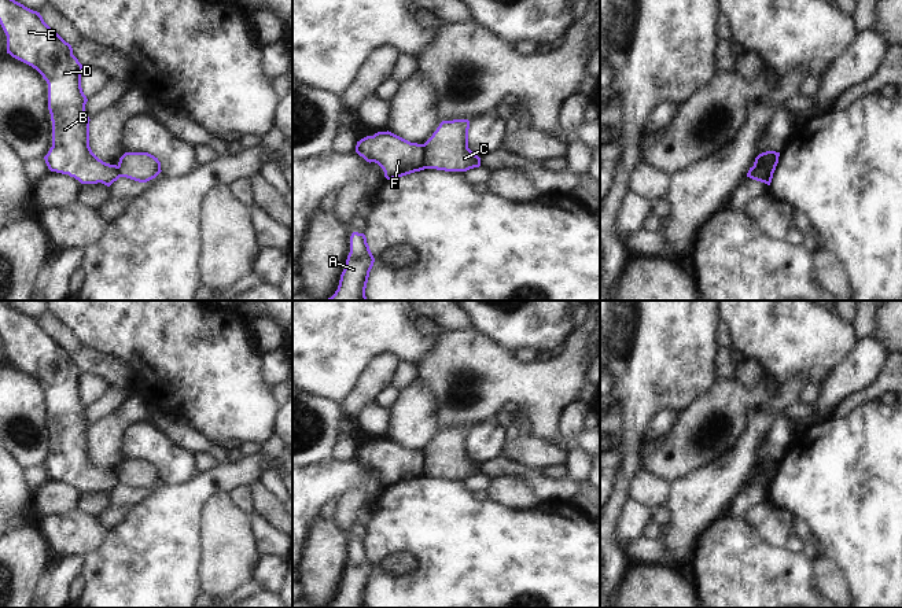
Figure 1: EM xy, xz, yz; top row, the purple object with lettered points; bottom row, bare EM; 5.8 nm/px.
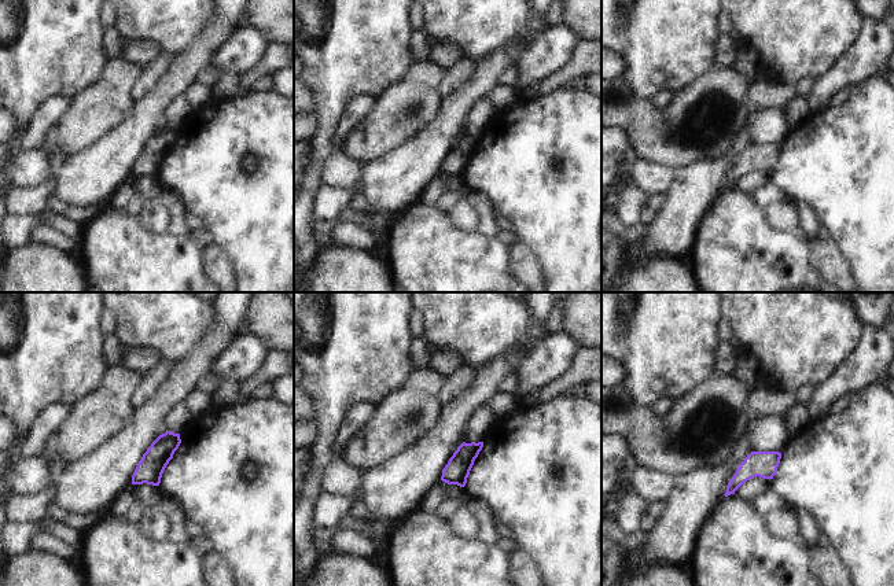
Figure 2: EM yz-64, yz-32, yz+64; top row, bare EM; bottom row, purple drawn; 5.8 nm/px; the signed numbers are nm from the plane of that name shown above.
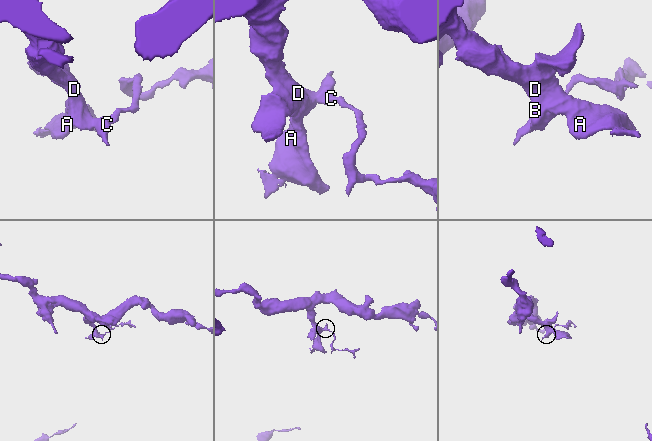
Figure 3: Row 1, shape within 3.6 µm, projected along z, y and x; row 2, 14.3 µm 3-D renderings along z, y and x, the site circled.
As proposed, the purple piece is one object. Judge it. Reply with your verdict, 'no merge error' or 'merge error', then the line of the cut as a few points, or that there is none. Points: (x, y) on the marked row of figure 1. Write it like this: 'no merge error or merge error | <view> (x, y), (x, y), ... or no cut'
merge error | xz (423, 144), (426, 147), (426, 168)

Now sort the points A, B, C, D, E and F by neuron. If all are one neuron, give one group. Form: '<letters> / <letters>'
A B D E F / C

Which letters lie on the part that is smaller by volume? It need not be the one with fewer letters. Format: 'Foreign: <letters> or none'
Foreign: C

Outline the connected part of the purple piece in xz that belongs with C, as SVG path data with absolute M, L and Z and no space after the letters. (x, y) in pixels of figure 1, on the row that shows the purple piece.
M468 119L442 121L427 147L426 169L467 172L481 166L481 158L468 148Z

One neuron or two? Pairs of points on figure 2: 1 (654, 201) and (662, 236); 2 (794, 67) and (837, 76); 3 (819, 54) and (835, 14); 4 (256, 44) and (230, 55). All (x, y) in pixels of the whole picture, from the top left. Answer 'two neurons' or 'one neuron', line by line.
1: two neurons
2: two neurons
3: one neuron
4: one neuron

